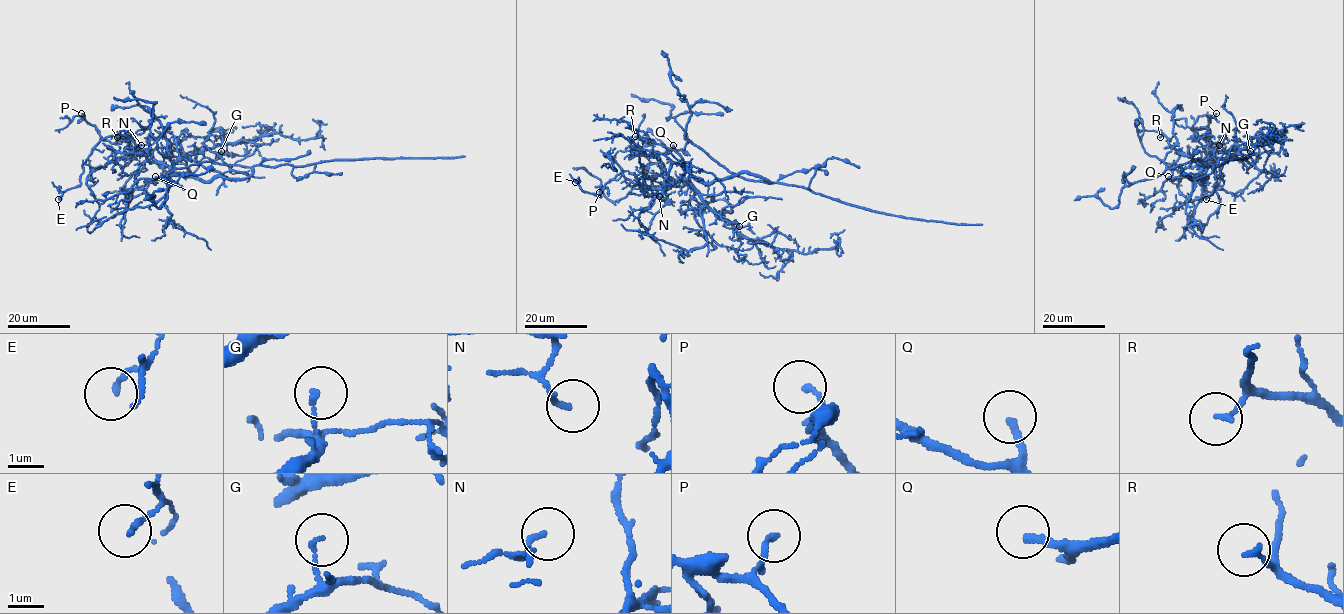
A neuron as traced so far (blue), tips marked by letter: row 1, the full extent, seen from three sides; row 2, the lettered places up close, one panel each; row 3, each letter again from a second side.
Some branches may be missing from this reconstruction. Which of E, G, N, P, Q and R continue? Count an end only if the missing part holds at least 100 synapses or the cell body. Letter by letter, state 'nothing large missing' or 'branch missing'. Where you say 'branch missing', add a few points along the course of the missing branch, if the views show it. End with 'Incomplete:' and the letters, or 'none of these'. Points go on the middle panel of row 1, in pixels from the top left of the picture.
E: nothing large missing
G: nothing large missing
N: nothing large missing
P: nothing large missing
Q: branch missing; missing branch runs (673, 145), (656, 122), (614, 87), (601, 65), (587, 51), (565, 47), (550, 57), (546, 48), (545, 51)
R: nothing large missing
Incomplete: Q

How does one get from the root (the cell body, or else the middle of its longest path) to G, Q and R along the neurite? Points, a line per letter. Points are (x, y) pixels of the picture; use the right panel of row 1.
G: (1202, 180), (1206, 177), (1200, 172), (1208, 164), (1238, 153), (1246, 160), (1250, 151)
Q: (1202, 180), (1206, 177), (1203, 175), (1168, 176)
R: (1202, 180), (1206, 177), (1200, 172), (1202, 162), (1183, 155), (1164, 135), (1160, 137)

